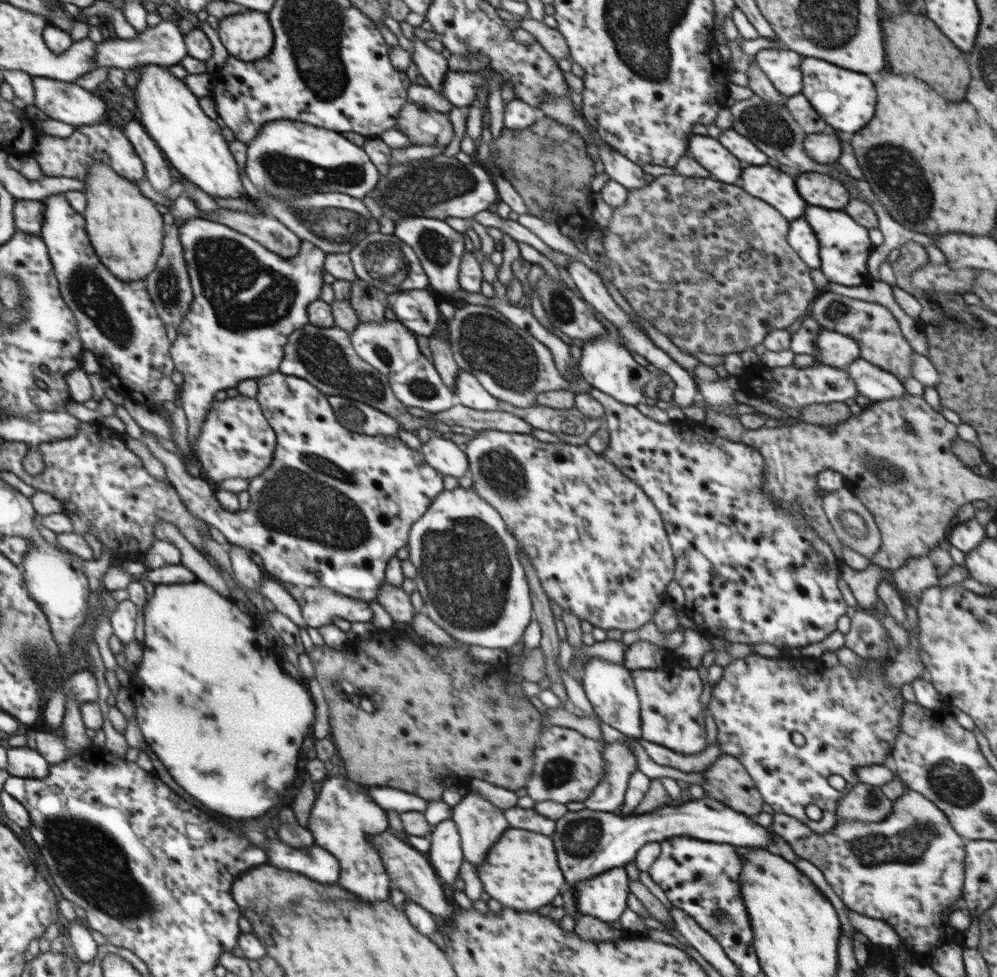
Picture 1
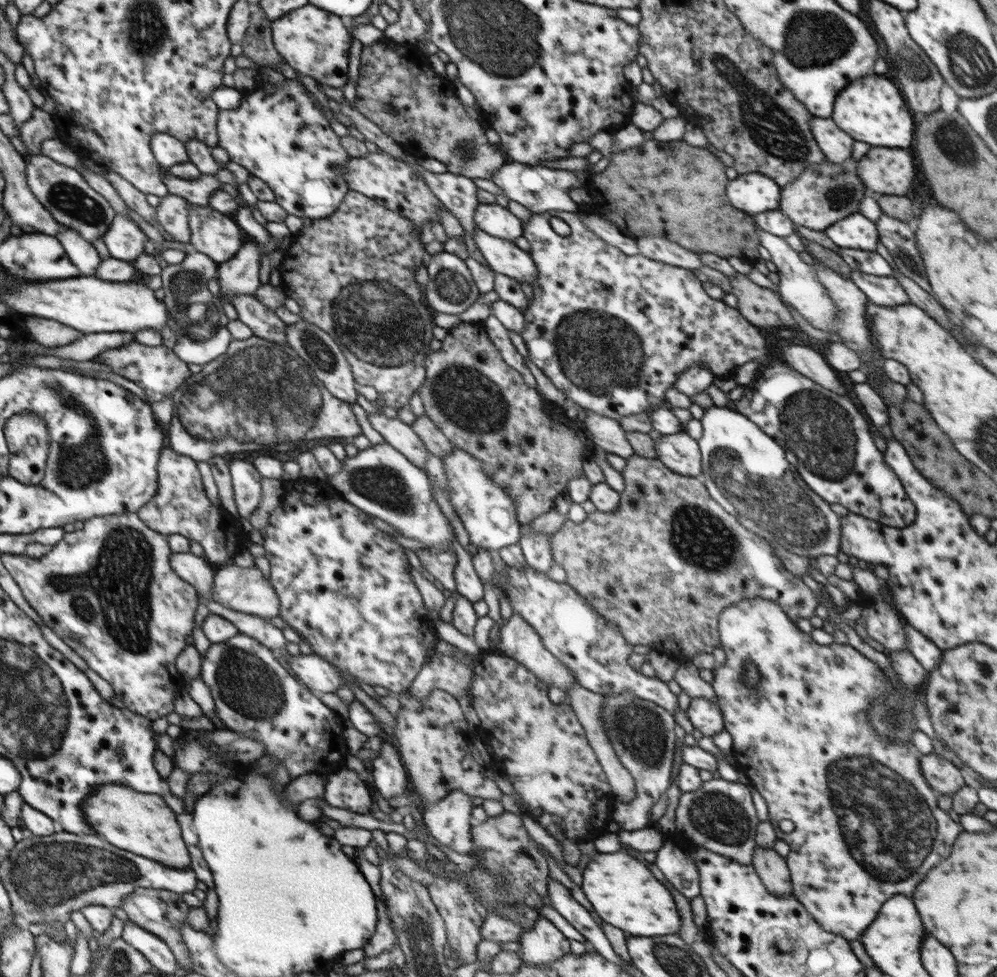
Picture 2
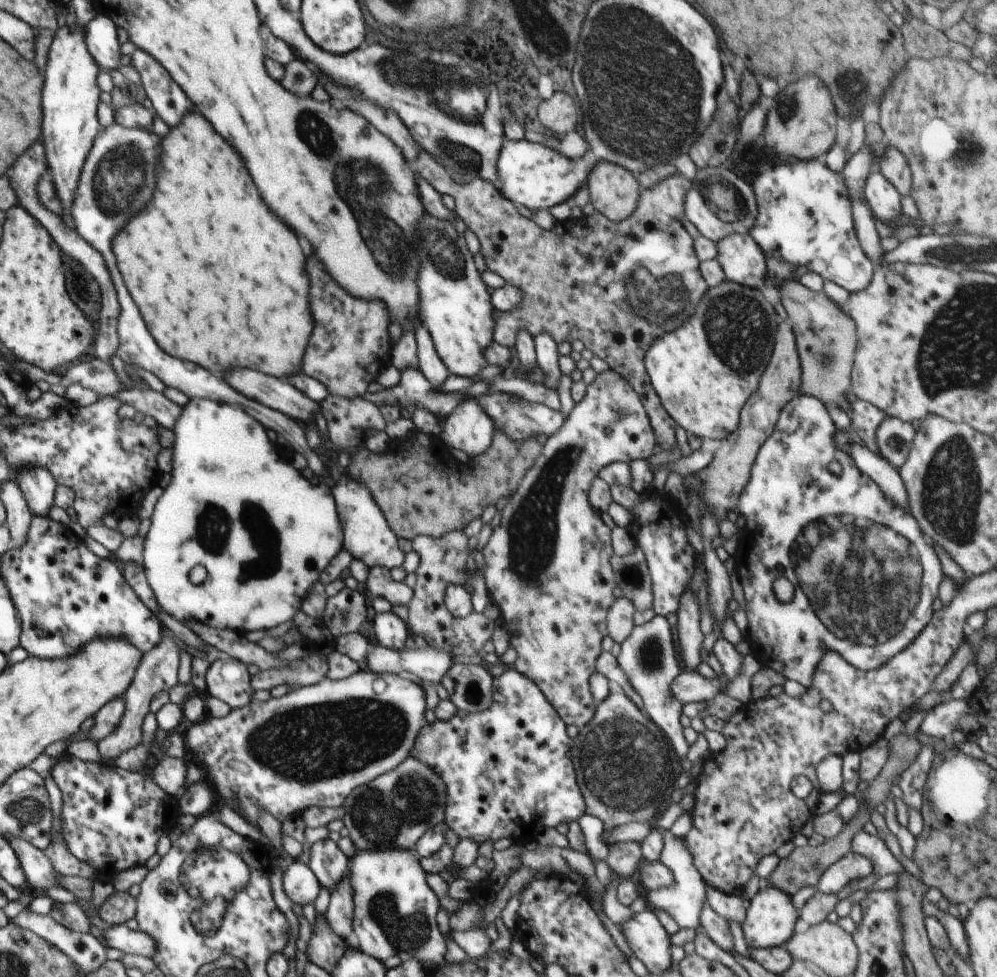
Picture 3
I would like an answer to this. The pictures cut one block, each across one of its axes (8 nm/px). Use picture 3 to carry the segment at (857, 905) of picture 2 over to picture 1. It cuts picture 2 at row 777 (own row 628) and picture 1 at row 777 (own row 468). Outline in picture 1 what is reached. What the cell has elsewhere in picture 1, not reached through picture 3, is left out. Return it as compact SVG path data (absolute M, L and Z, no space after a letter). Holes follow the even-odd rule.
M752 653L751 655L745 656L744 658L739 658L735 662L728 664L723 668L722 679L713 686L712 698L706 707L710 710L712 718L716 723L718 733L717 741L718 748L721 750L722 754L730 755L734 758L737 758L748 771L748 774L752 777L752 780L755 782L755 786L759 790L759 793L762 795L764 802L770 804L770 806L775 810L776 813L784 813L788 816L797 818L803 824L806 824L814 833L822 835L826 831L833 830L834 826L839 822L837 816L835 815L835 810L837 807L837 802L839 798L847 793L855 784L861 782L858 776L858 769L863 766L872 766L872 765L881 765L888 755L891 754L891 750L896 742L896 737L899 733L899 724L901 721L901 714L903 713L903 706L905 705L905 700L902 697L901 690L899 688L894 688L894 686L888 686L885 677L885 666L887 663L891 662L892 658L888 659L863 659L865 662L865 667L862 667L862 671L853 671L850 670L847 666L844 666L842 663L839 663L837 667L828 668L822 666L820 658L812 657L804 658L802 660L790 660L790 672L792 672L792 682L788 686L788 662L785 659L780 659L776 657L764 657L758 655L758 653ZM812 680L818 680L818 687L810 687ZM792 732L800 732L805 738L805 745L797 746L792 742ZM832 774L838 774L842 776L846 781L845 789L840 792L834 789L828 783L828 776ZM808 804L816 804L820 810L822 810L822 818L818 821L811 820L806 815L806 806Z

